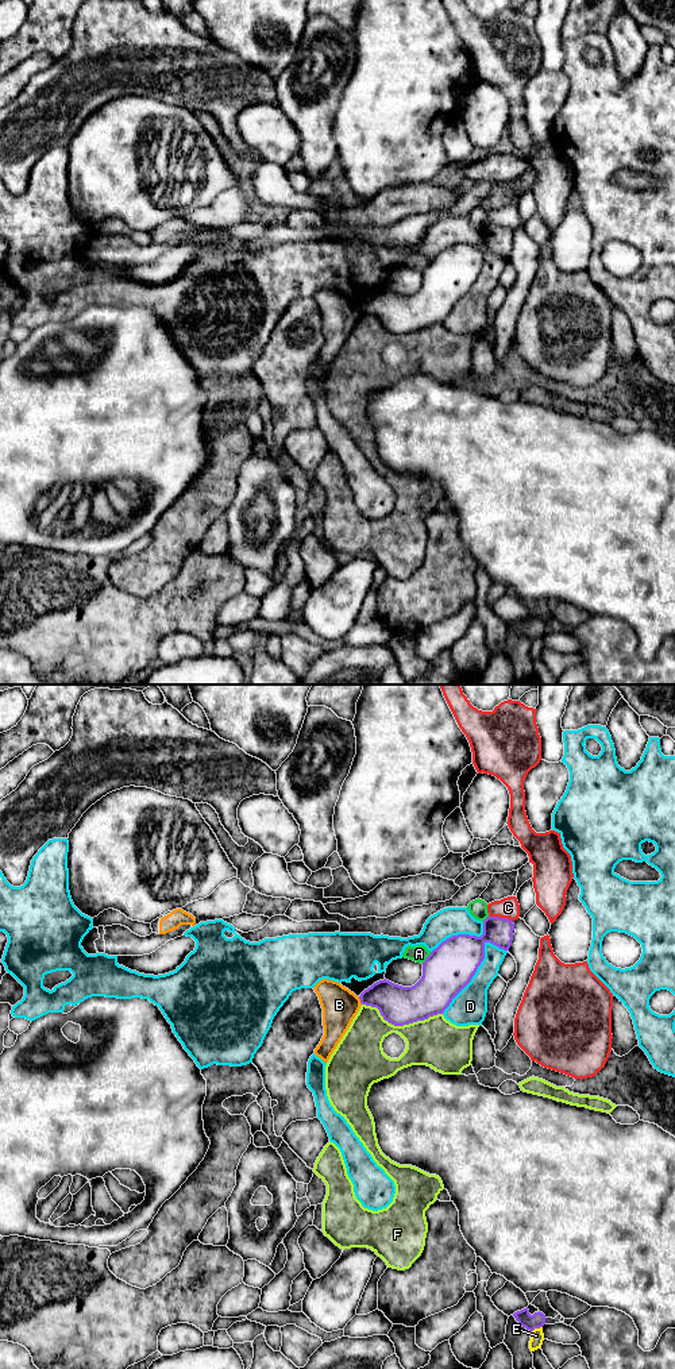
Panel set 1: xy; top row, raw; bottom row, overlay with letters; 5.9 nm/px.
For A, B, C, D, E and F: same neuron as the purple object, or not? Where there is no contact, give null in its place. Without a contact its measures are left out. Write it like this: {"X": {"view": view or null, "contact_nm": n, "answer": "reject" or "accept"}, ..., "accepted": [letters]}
{"A": {"view": "xy", "contact_nm": 90, "answer": "reject"}, "B": {"view": "xy", "contact_nm": 50, "answer": "reject"}, "C": {"view": "xy", "contact_nm": 150, "answer": "reject"}, "D": {"view": "xy", "contact_nm": 550, "answer": "reject"}, "E": {"view": "xy", "contact_nm": 80, "answer": "reject"}, "F": {"view": "xy", "contact_nm": 480, "answer": "reject"}, "accepted": []}

